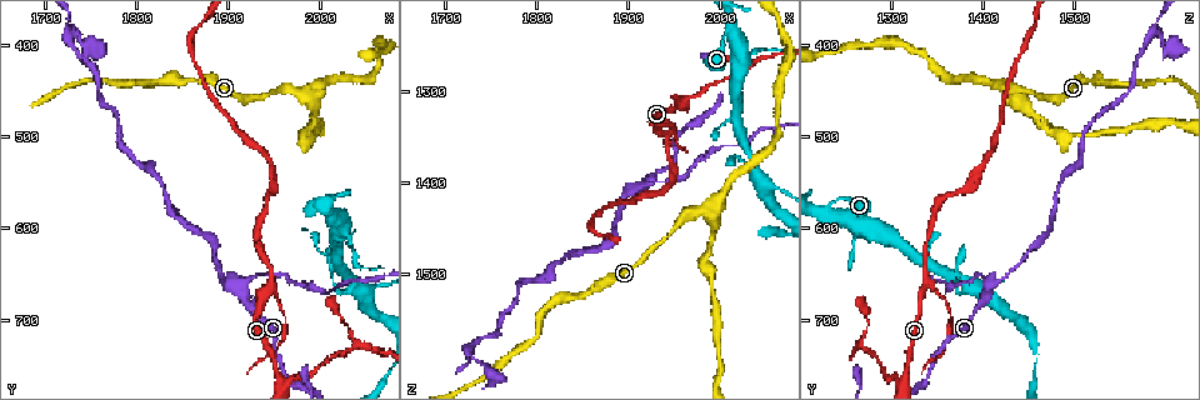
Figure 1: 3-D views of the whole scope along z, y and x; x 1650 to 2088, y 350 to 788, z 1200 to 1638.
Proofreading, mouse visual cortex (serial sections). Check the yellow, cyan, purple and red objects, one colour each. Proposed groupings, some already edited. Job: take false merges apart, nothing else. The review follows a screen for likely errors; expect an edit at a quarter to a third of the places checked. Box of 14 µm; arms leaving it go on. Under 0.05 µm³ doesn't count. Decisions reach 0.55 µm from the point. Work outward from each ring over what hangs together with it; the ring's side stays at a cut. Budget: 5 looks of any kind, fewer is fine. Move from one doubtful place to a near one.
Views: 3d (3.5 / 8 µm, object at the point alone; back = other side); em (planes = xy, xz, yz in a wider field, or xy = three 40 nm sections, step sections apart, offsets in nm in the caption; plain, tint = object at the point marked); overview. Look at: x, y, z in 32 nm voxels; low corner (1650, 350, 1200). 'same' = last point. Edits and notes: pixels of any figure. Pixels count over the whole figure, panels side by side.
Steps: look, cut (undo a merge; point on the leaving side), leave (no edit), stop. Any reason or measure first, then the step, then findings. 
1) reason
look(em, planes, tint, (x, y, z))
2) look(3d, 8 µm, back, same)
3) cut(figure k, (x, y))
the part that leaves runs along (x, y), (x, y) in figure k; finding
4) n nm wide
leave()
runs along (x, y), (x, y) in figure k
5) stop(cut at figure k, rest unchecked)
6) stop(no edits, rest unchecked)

three arms meet
look(3d, 3.5 µm, (1945, 660, 1335))

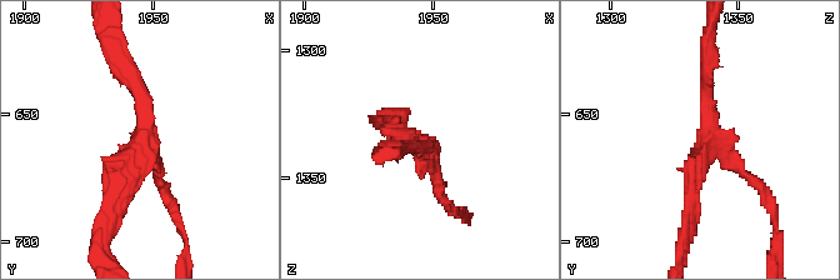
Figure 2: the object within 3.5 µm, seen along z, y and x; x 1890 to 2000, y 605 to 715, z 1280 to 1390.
3 arms; arms of 150, 150, 200 nm; need the tissue
look(em, xy, step 5, tint, (1946, 661, 1337))

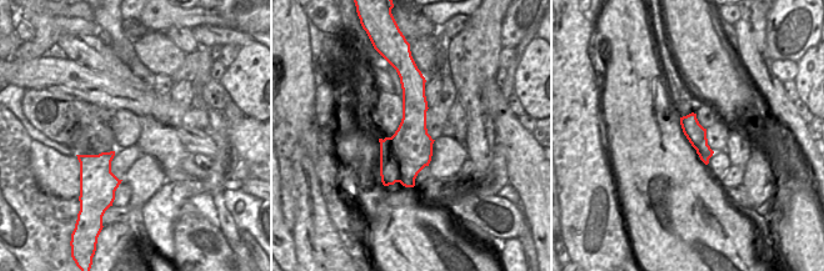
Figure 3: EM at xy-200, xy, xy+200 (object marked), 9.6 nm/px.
another direction
look(em, xy, step 2, tint, same)

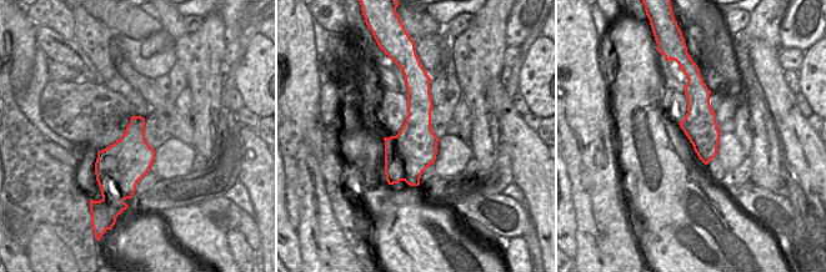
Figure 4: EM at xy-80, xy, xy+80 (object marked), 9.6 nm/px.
cut(figure 2, (751, 179))
a second cell is stuck on

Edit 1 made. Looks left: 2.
three arms meet
look(3d, 8 µm, back, (2040, 660, 1385))

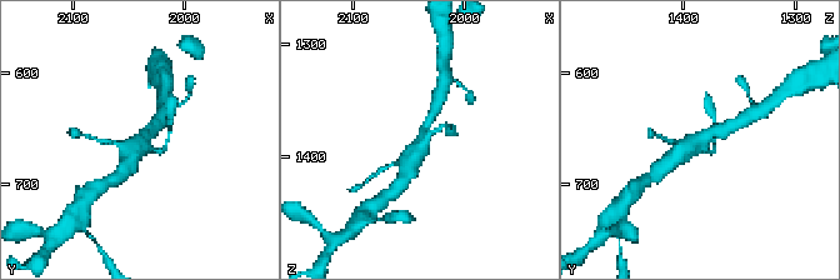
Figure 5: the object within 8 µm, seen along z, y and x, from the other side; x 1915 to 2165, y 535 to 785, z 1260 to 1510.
3 arms; arms of 150, 350, 600 nm; shape alone is not enough
look(em, xy, step 2, tint, (2036, 662, 1386))

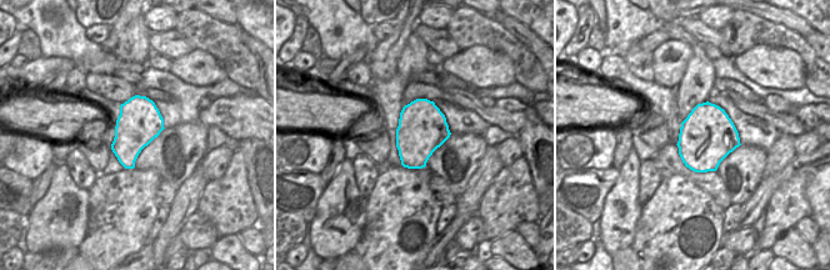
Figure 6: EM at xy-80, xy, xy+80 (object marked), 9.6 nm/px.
480 nm wide
leave()
runs along (730, 128), (704, 134), (674, 158) in figure 5; all the same cell

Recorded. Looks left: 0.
stop(cut at figure 2, rest unchecked)

